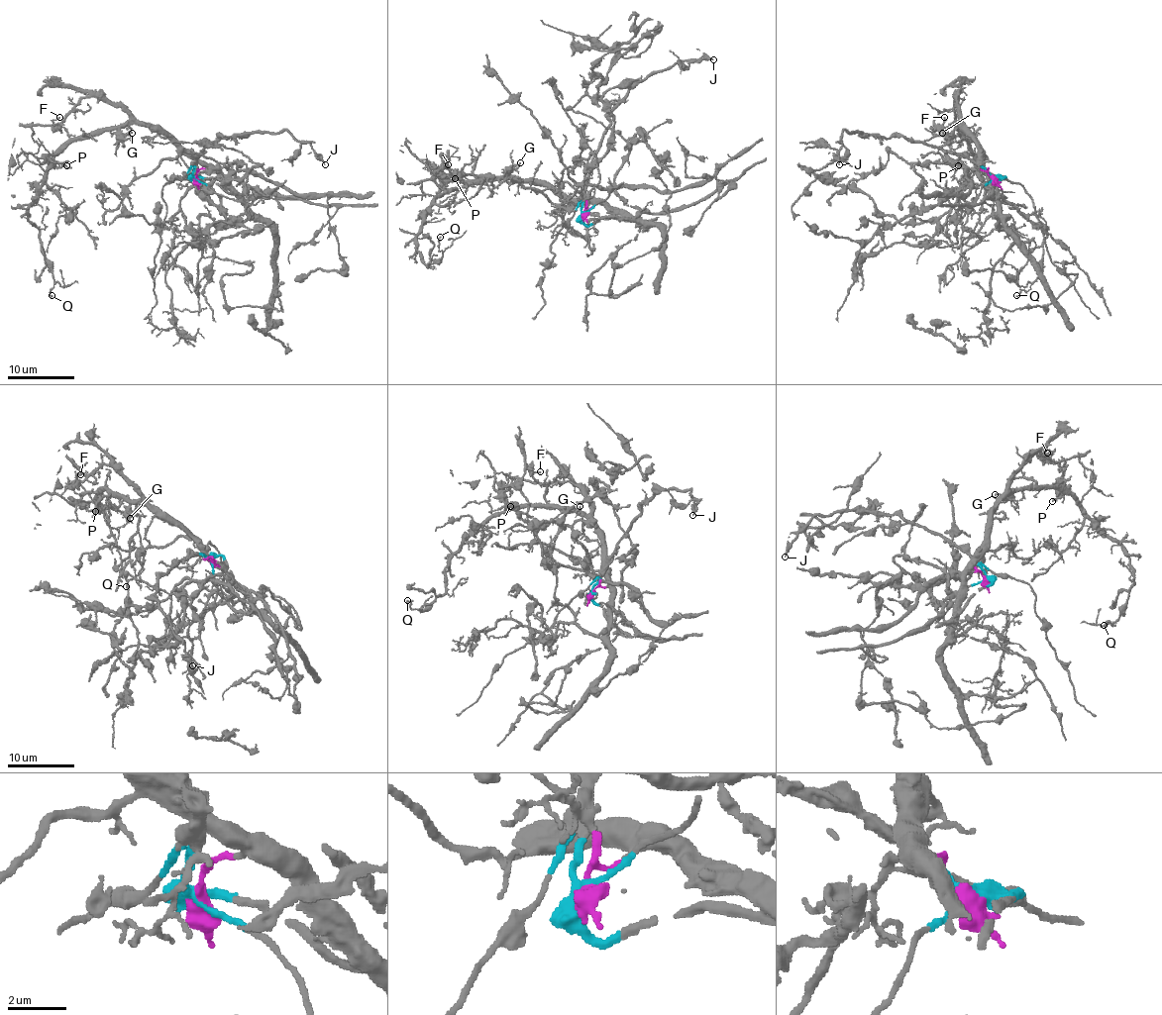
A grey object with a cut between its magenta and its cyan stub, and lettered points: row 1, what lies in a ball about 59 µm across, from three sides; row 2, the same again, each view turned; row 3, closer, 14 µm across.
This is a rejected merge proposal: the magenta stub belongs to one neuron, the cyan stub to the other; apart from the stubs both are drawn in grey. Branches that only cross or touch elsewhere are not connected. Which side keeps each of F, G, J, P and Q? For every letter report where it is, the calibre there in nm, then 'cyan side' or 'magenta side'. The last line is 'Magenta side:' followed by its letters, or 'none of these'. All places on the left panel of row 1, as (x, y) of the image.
F: at (59, 117); 140 nm thick; magenta side
G: at (132, 133); 120 nm thick; magenta side
J: at (325, 164); 160 nm thick; cyan side
P: at (66, 165); 160 nm thick; magenta side
Q: at (52, 295); 120 nm thick; magenta side
Magenta side: F, G, P, Q

